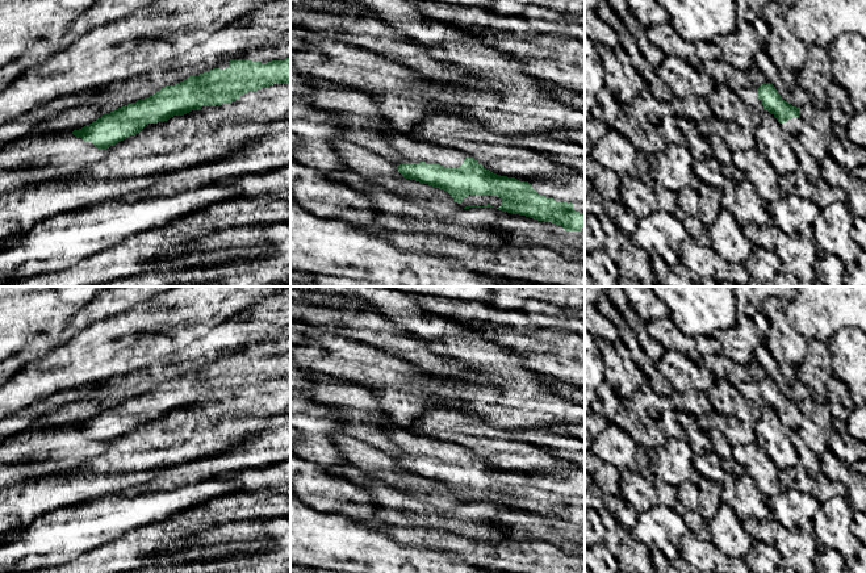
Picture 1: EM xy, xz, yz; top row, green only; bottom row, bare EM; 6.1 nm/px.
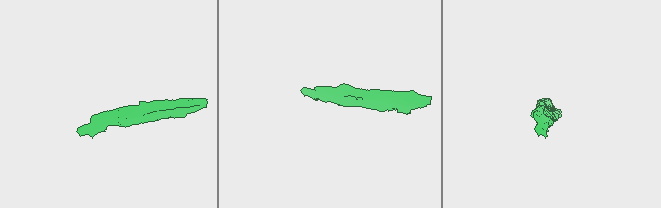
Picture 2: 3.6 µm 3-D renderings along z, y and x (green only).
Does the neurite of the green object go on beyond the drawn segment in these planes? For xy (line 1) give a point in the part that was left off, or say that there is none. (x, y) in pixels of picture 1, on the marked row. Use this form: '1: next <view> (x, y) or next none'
1: next none

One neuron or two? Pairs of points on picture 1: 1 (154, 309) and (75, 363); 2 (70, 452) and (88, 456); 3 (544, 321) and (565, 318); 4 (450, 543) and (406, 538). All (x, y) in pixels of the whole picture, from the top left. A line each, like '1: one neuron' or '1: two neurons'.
1: one neuron
2: one neuron
3: one neuron
4: one neuron

